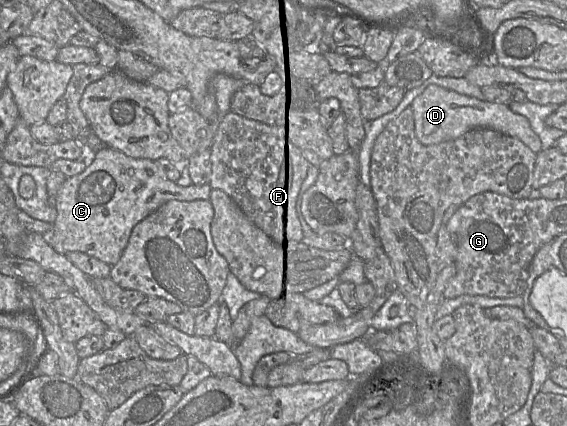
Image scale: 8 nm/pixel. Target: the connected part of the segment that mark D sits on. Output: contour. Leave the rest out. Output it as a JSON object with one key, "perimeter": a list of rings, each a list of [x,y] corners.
{"perimeter":[[[431,84],[412,101],[411,108],[414,113],[415,133],[423,145],[436,145],[456,139],[472,129],[487,128],[519,139],[536,155],[543,150],[540,138],[532,130],[529,121],[505,104],[479,100]]]}

